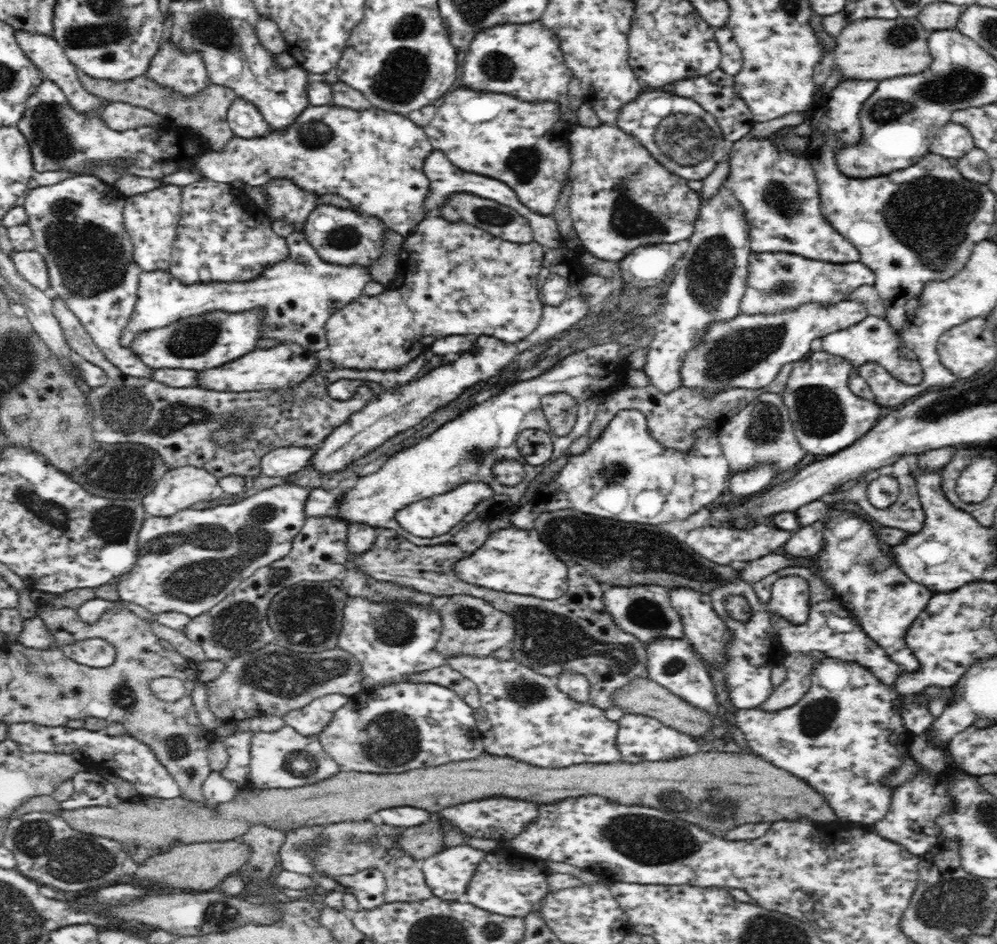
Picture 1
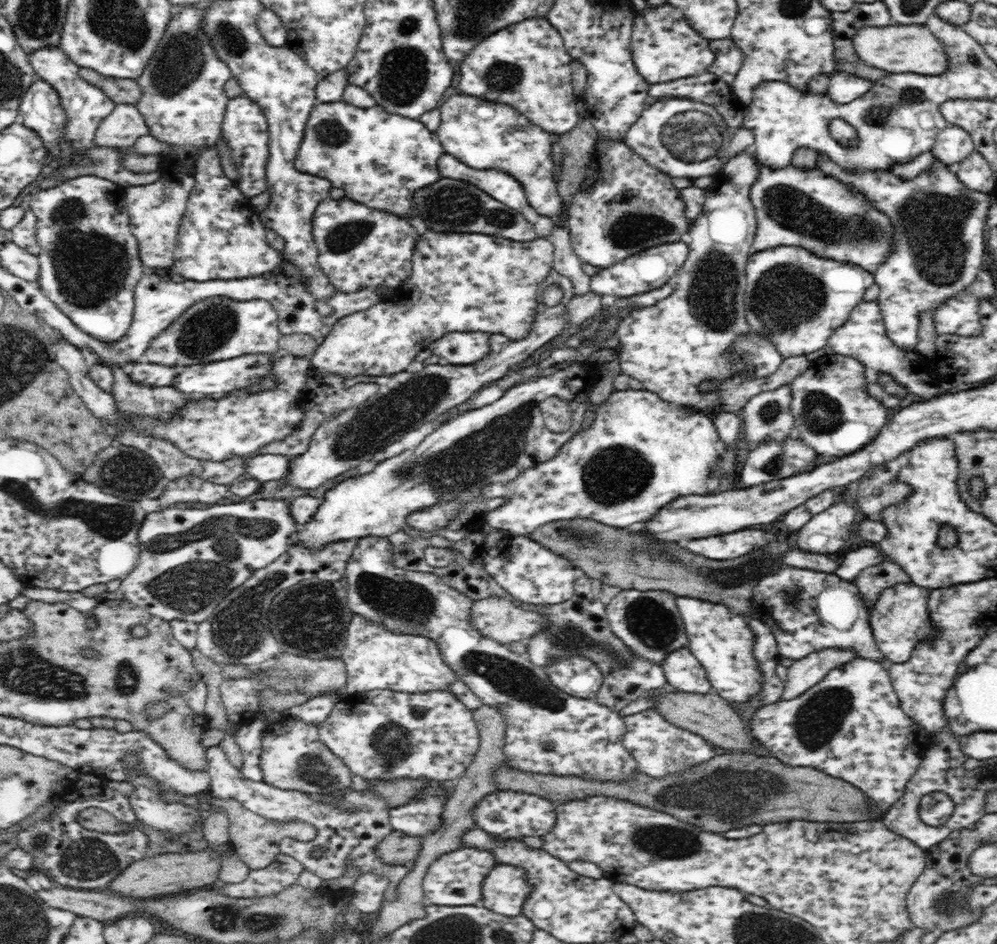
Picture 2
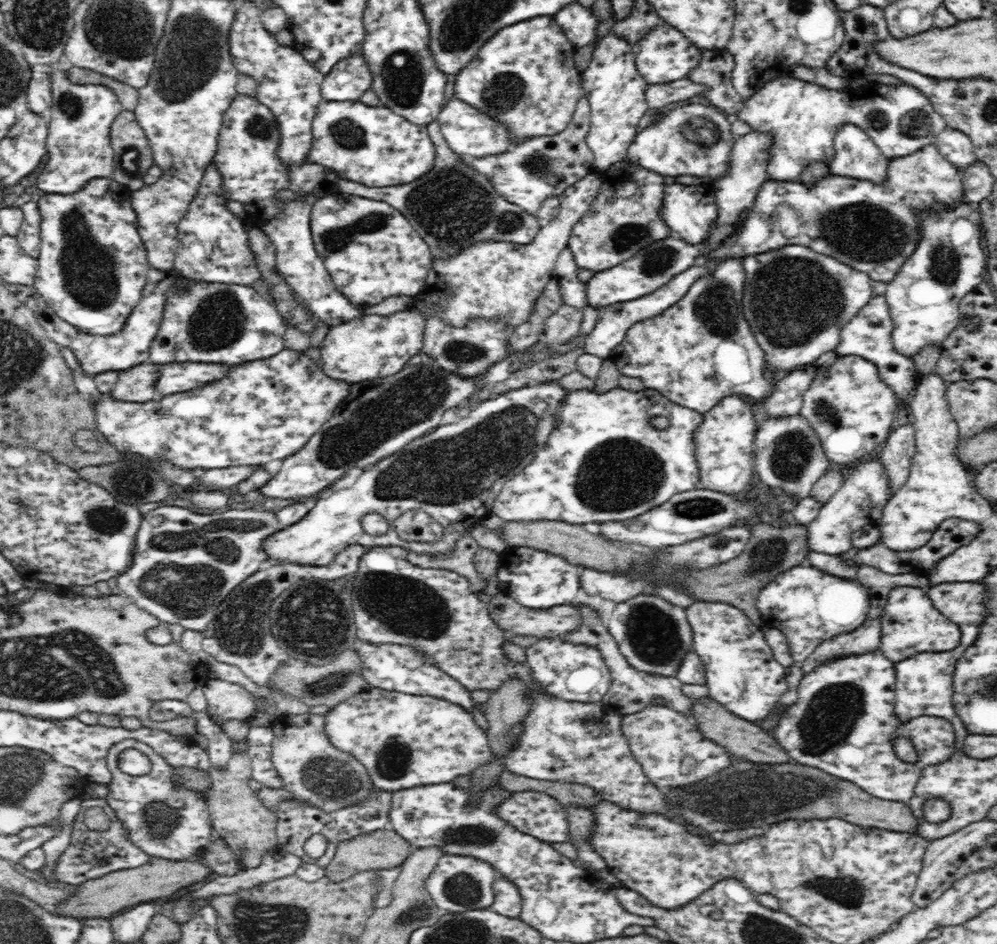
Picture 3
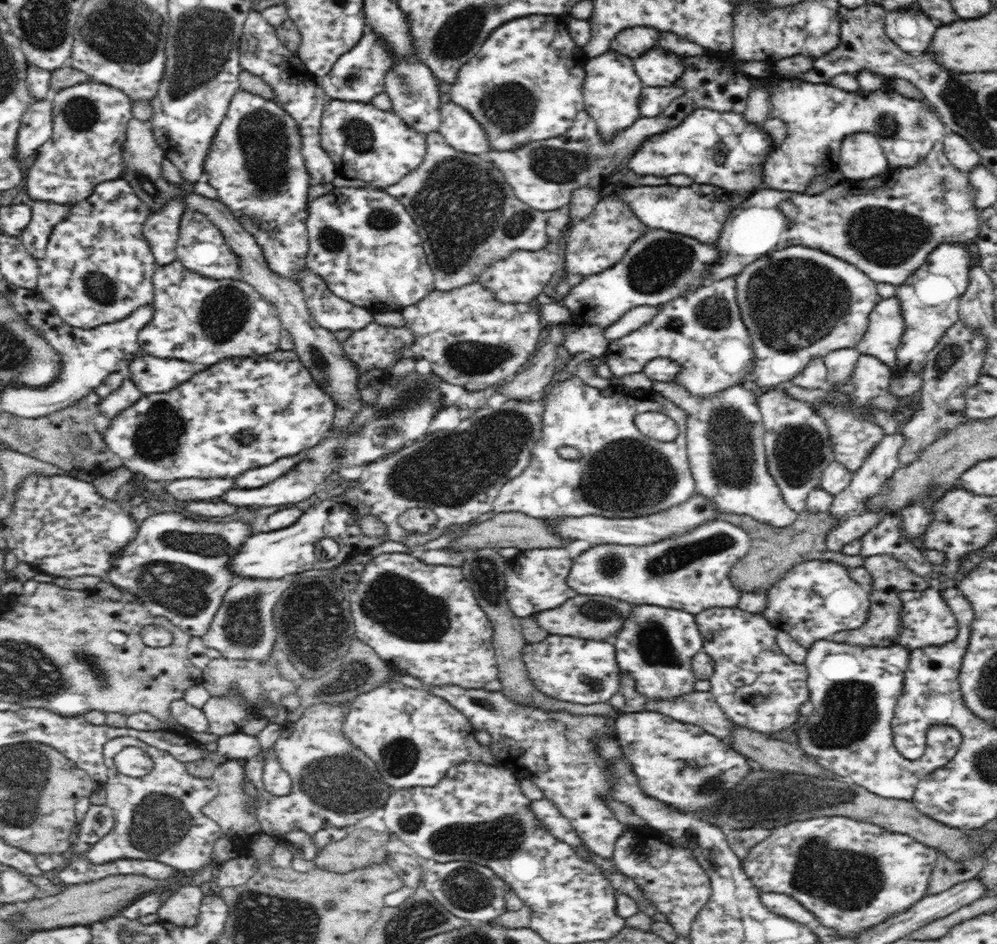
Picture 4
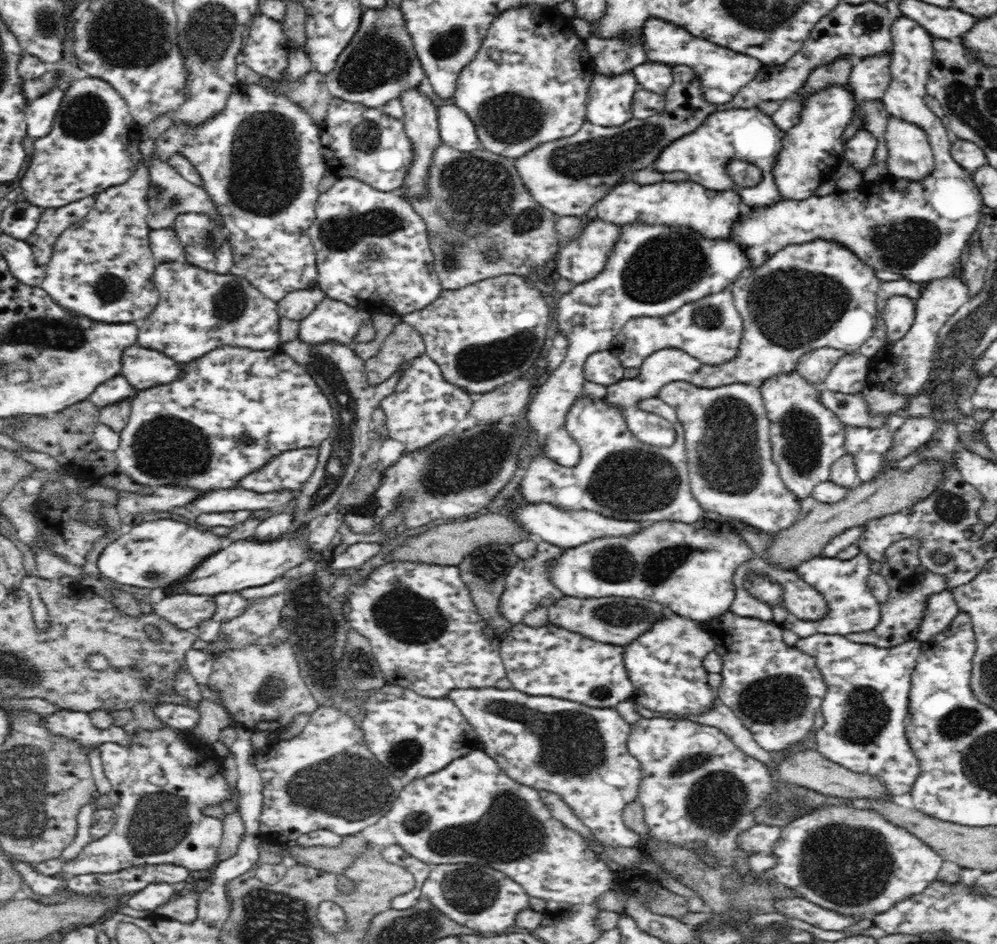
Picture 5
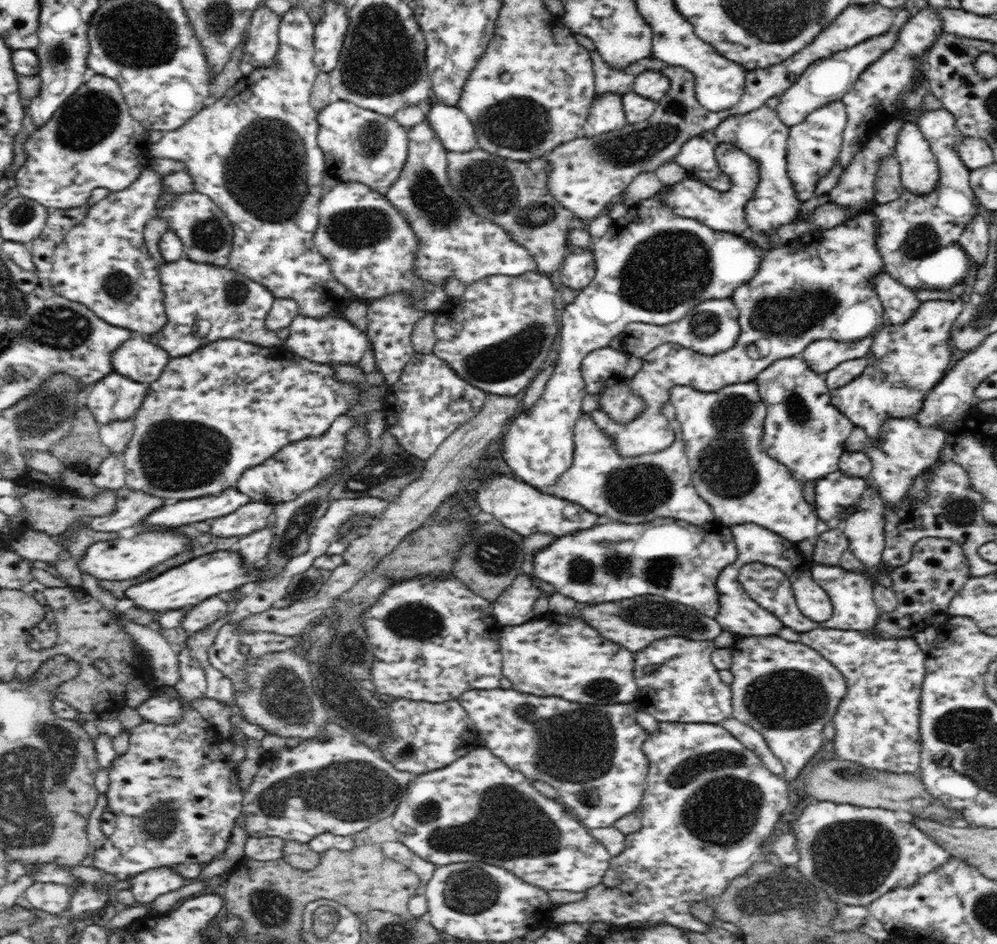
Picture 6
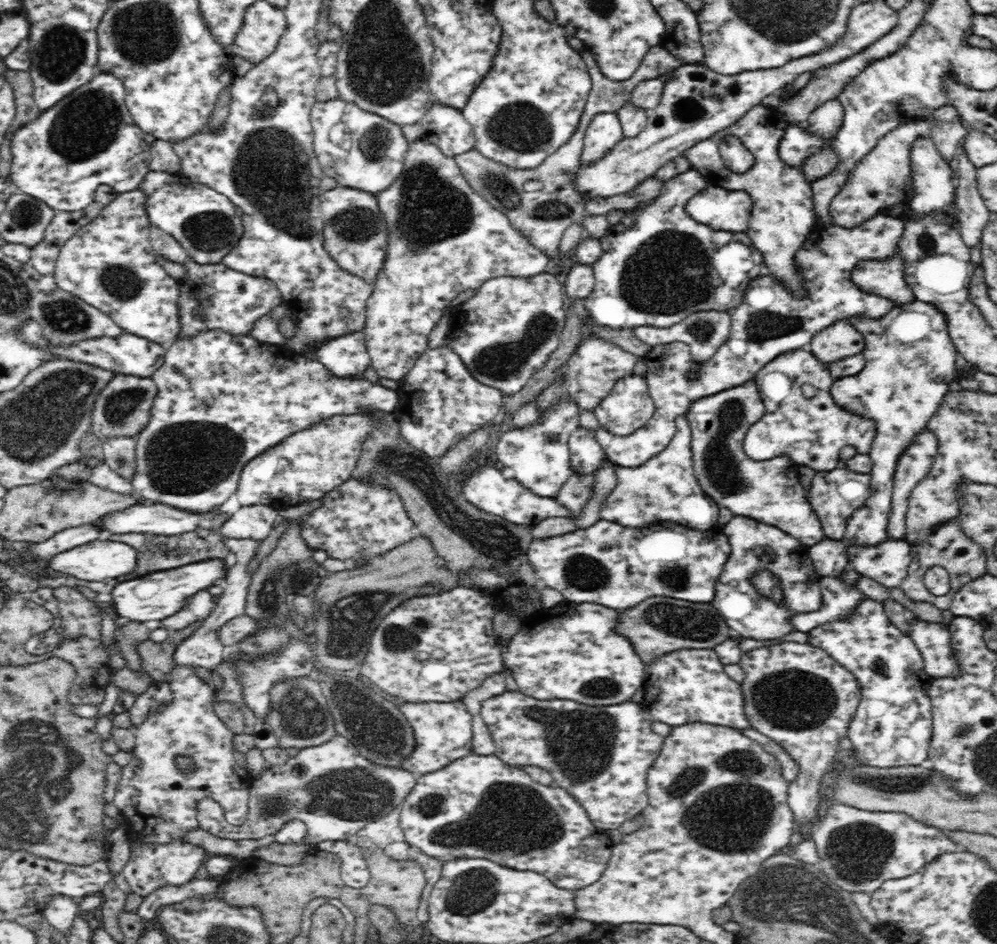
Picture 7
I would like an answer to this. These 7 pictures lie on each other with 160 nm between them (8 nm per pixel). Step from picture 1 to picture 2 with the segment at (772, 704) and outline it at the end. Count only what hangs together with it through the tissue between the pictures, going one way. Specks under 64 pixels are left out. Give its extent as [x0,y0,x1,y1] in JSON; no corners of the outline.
[780,648,854,701]

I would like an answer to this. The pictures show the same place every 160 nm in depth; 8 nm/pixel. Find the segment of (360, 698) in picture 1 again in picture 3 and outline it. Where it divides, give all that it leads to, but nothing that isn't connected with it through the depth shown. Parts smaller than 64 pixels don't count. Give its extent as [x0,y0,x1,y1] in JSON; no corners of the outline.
[325,689,492,791]

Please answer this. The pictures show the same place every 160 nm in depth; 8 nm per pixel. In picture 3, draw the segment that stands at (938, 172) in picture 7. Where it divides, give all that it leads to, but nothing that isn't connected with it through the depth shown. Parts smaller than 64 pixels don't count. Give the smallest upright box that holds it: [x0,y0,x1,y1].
[736,76,947,180]

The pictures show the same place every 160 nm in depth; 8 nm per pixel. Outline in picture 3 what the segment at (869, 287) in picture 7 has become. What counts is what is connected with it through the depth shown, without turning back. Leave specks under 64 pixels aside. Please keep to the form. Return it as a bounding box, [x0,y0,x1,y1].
[833,295,920,403]

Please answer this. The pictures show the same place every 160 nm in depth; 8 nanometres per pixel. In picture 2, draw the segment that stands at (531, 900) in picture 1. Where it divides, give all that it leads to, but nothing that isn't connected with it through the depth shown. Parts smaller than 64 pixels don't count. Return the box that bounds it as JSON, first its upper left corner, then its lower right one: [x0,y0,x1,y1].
[480,862,533,917]

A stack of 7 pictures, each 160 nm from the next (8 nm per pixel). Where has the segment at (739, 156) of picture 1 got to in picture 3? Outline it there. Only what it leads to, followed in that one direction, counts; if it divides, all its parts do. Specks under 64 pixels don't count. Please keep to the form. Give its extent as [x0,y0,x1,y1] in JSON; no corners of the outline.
[711,145,964,283]

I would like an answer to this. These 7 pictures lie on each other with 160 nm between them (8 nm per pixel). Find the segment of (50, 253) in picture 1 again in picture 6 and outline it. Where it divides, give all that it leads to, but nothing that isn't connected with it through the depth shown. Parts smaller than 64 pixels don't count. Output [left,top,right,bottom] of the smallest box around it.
[45,166,166,337]

